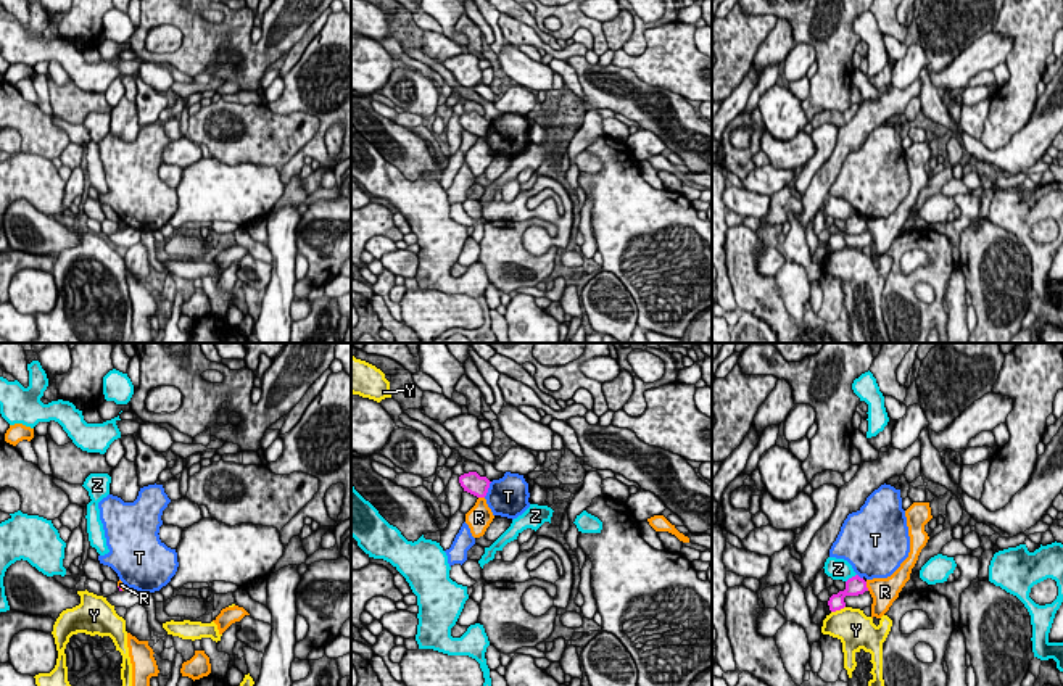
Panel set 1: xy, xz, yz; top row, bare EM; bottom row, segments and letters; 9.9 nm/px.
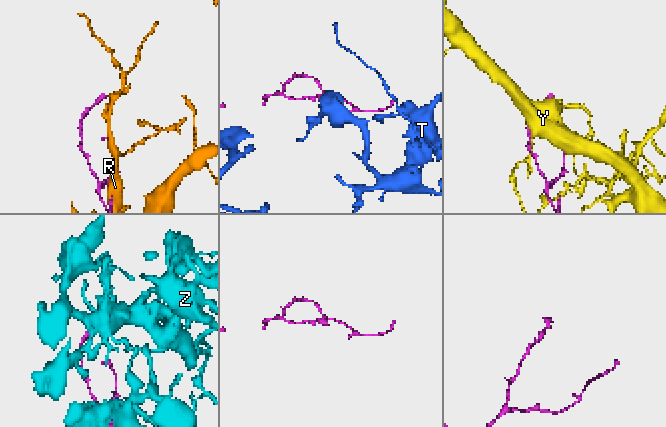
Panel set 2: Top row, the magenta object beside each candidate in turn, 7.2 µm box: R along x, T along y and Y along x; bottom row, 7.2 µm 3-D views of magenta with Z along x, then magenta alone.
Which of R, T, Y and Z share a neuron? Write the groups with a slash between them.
R / T / Y / Z

